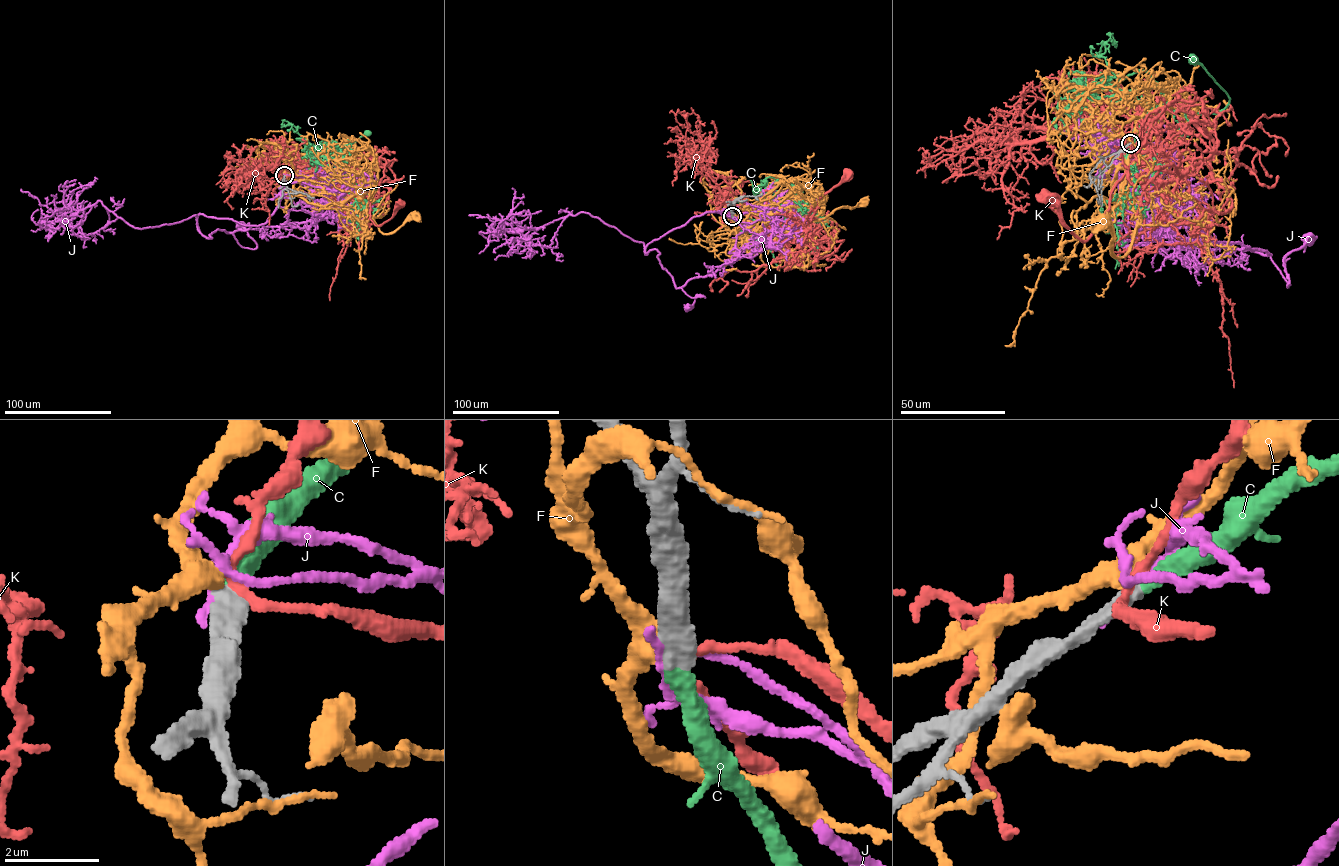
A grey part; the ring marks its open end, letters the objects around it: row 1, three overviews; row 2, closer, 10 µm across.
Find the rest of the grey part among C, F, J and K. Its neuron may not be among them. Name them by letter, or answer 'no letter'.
C

